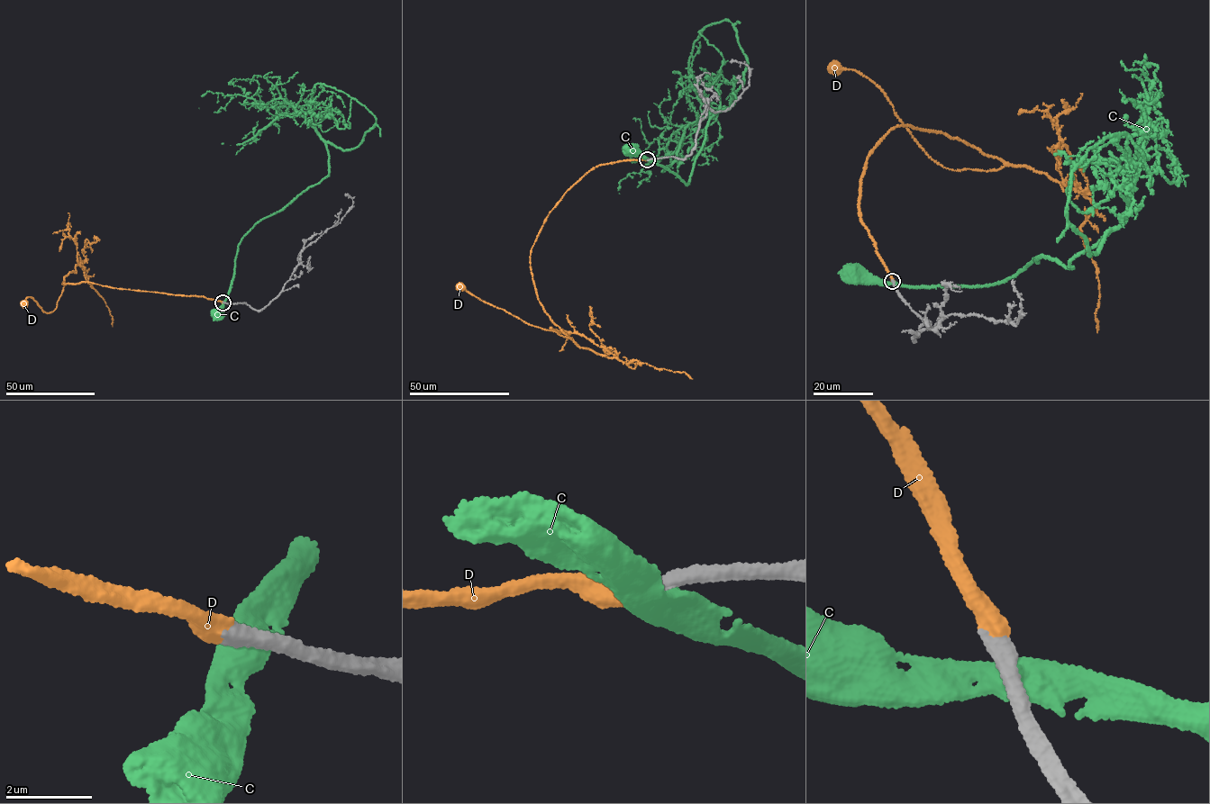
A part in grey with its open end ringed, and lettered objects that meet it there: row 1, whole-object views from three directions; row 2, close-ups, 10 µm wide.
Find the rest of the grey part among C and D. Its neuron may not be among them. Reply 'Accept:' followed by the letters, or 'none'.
Accept: D

